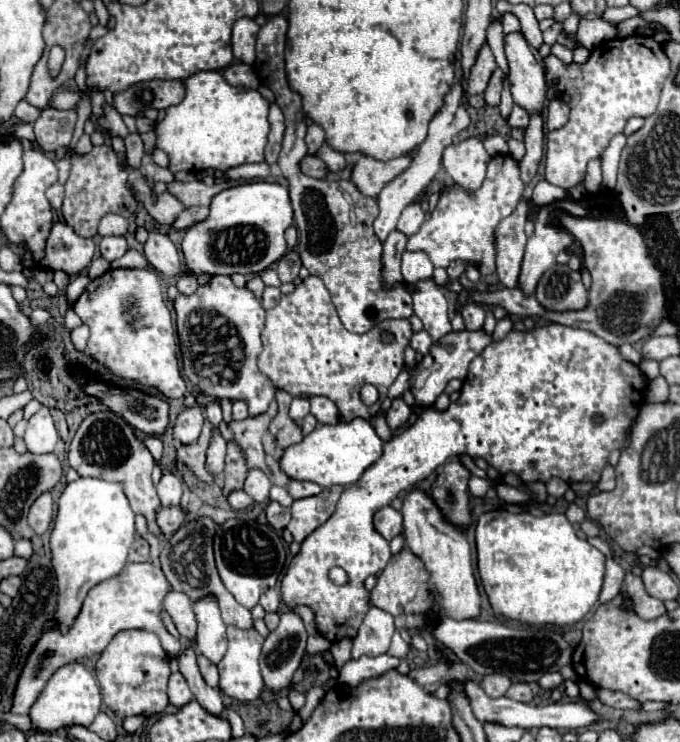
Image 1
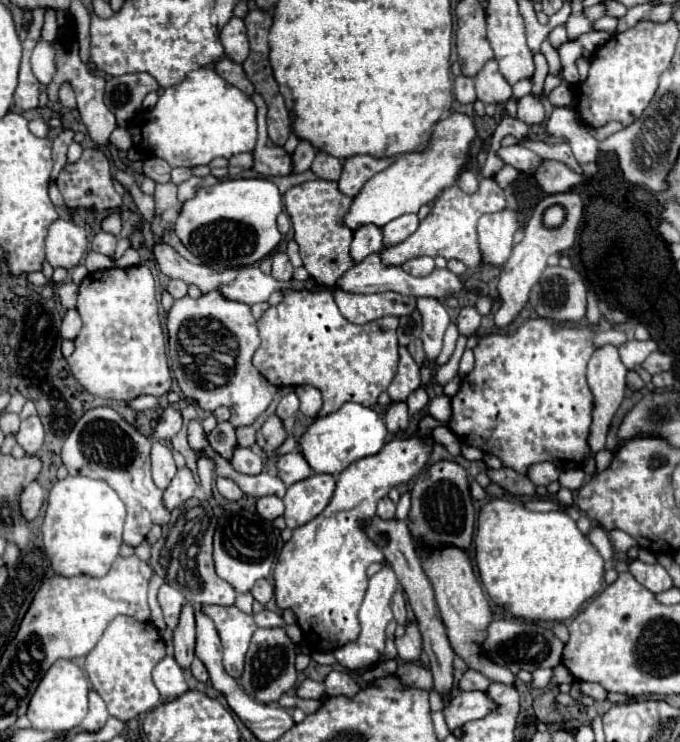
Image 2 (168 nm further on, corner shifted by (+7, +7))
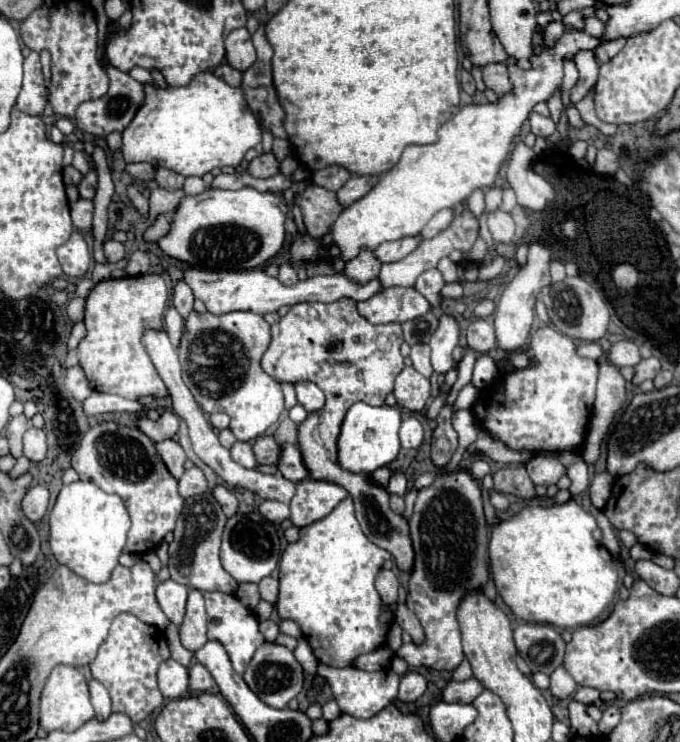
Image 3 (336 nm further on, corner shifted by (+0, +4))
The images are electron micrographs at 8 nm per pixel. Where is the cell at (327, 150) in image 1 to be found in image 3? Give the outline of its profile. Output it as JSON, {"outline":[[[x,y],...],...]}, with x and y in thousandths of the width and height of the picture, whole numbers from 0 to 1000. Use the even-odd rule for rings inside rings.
{"outline":[[[484,224],[484,226],[460,232],[460,245],[469,248],[472,253],[496,259],[513,243],[513,237],[516,237],[513,229],[507,229],[501,224]]]}

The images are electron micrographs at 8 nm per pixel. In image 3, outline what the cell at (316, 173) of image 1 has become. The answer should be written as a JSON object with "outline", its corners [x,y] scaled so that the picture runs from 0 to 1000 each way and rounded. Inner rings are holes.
{"outline":[[[384,208],[366,218],[363,232],[375,240],[396,240],[410,232],[410,218],[404,216],[401,208]]]}

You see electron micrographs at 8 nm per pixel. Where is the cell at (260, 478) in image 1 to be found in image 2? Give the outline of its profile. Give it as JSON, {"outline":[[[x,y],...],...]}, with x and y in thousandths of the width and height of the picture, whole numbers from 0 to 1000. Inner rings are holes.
{"outline":[[[350,602],[344,608],[344,616],[341,616],[341,629],[350,637],[359,637],[359,640],[376,640],[376,637],[385,635],[388,624],[385,624],[385,619],[376,611],[371,611],[371,605]]]}

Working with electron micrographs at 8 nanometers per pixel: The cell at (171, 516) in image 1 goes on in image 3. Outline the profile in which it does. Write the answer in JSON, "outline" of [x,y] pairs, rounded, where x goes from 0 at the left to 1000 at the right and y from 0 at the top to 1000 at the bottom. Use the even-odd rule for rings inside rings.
{"outline":[[[290,628],[272,633],[272,639],[263,644],[263,666],[269,671],[281,671],[281,668],[299,666],[299,663],[304,663],[304,647],[301,647],[299,636]]]}

